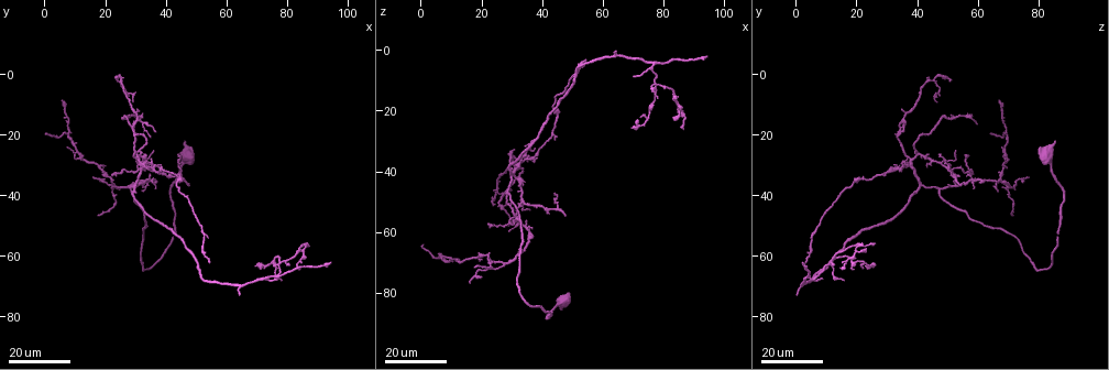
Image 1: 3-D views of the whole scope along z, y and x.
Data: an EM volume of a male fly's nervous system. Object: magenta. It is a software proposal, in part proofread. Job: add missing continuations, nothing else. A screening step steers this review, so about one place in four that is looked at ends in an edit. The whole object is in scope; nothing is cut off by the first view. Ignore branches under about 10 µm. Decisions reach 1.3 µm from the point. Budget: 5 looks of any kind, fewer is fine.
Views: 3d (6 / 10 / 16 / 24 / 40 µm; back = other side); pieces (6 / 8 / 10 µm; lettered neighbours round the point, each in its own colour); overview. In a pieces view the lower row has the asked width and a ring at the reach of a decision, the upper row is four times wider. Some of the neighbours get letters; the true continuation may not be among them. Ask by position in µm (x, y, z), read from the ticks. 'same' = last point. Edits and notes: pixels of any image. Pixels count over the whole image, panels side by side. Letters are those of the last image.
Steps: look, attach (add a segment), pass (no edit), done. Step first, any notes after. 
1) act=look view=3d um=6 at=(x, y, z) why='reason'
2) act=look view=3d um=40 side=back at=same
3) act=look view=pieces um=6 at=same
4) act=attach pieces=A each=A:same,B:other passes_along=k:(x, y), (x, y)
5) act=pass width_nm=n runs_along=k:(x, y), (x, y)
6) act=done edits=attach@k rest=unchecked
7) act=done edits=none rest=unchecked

act=look view=3d um=24 at=(64, 73, 0) why='branch stops here'

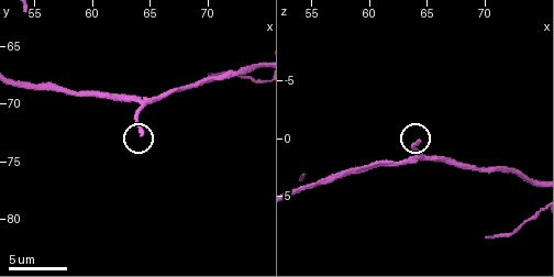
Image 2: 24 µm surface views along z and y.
act=look view=pieces um=8 at=(64.4, 73.0, 0.2) why='see the neighbours'

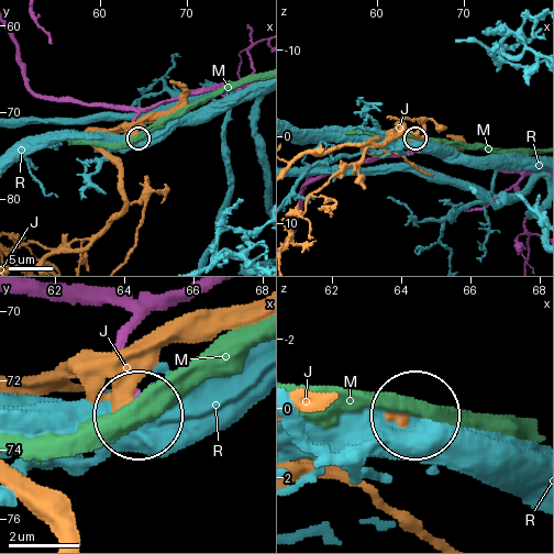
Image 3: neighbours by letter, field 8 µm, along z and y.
act=pass width_nm=190 each=J:other,M:other,R:other runs_along=3:(107, 296), (130, 317), (124, 352), (133, 411) found='none of them fits'

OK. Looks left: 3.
act=look view=3d um=24 at=(95, 63, 3) why='end of a long branch'

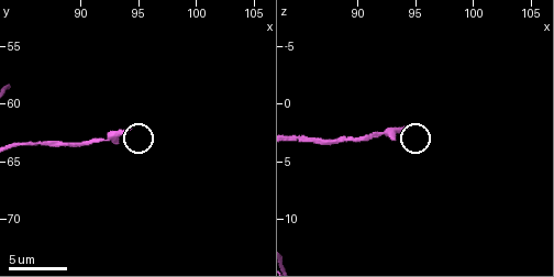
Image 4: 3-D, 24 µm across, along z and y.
act=look view=pieces um=10 at=(94.4, 62.4, 2.0) why='see the neighbours'

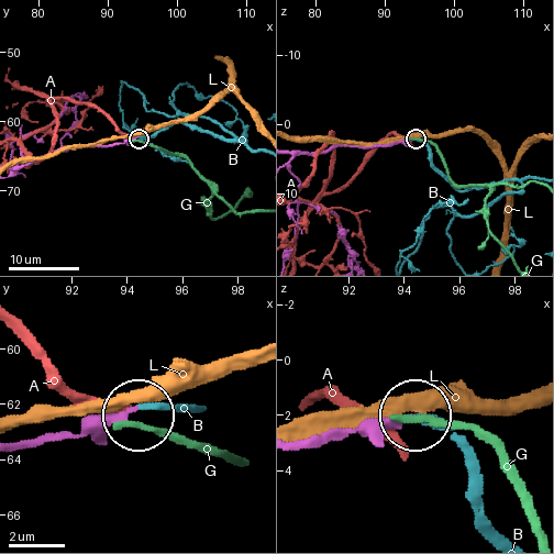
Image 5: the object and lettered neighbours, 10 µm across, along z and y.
act=attach pieces=B each=A:other,B:same,G:other,L:other found='it goes on there'

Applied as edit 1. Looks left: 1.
act=done edits=attach@5 rest=unchecked

